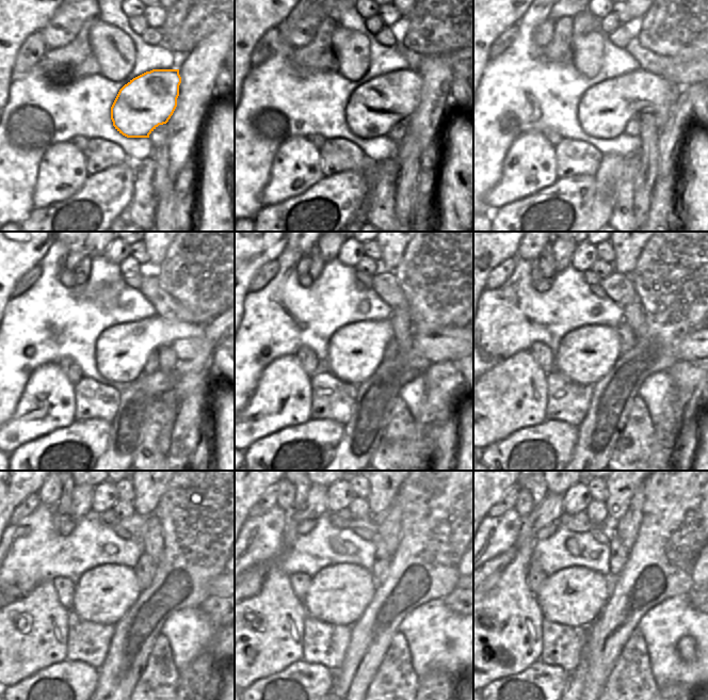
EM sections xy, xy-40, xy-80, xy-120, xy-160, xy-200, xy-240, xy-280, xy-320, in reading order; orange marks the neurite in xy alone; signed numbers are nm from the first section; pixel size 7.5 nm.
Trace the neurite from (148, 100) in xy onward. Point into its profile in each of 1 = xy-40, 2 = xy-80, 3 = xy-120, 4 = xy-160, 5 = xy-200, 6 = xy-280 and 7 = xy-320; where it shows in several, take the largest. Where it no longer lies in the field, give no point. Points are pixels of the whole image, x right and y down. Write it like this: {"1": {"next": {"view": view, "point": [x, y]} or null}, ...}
{"1": {"next": {"view": "xy-40", "point": [373, 108]}}, "2": {"next": {"view": "xy-80", "point": [605, 109]}}, "3": {"next": {"view": "xy-120", "point": [122, 350]}}, "4": {"next": {"view": "xy-160", "point": [355, 351]}}, "5": {"next": {"view": "xy-200", "point": [585, 354]}}, "6": {"next": {"view": "xy-280", "point": [338, 594]}}, "7": {"next": {"view": "xy-320", "point": [576, 595]}}}

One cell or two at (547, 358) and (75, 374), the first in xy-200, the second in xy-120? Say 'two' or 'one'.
one

